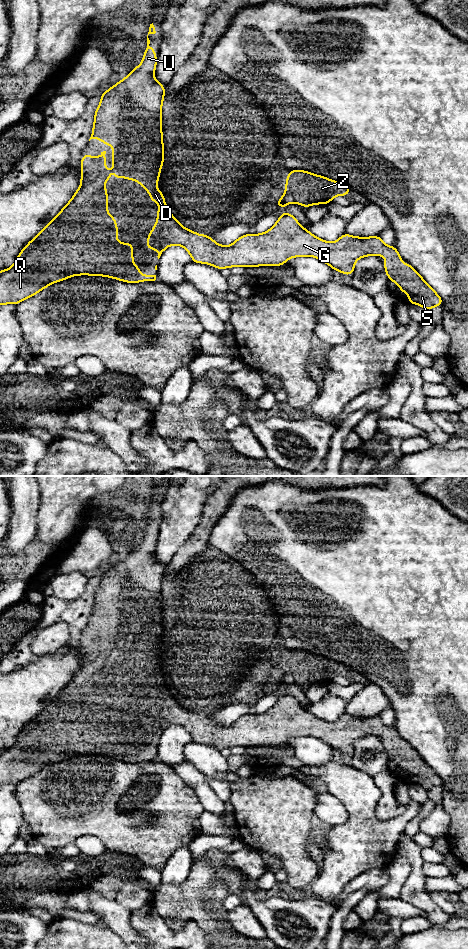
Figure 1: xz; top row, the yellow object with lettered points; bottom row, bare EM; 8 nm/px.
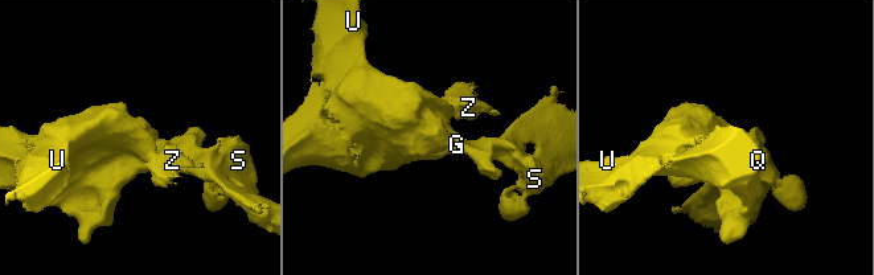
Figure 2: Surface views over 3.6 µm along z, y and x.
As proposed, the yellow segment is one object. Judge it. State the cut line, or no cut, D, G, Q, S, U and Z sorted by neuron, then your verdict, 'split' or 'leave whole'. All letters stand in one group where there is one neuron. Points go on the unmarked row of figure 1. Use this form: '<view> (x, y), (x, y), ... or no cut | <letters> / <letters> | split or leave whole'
xz (285, 672), (289, 672), (295, 681) | D G Q S U / Z | split

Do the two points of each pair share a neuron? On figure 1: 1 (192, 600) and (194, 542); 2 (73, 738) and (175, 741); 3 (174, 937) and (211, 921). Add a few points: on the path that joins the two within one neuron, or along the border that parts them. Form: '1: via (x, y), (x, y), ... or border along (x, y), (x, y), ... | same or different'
1: border along (210, 545), (204, 551), (197, 554), (179, 574) | different
2: border along (158, 742), (155, 759) | different
3: border along (187, 921), (194, 920), (208, 938) | different

